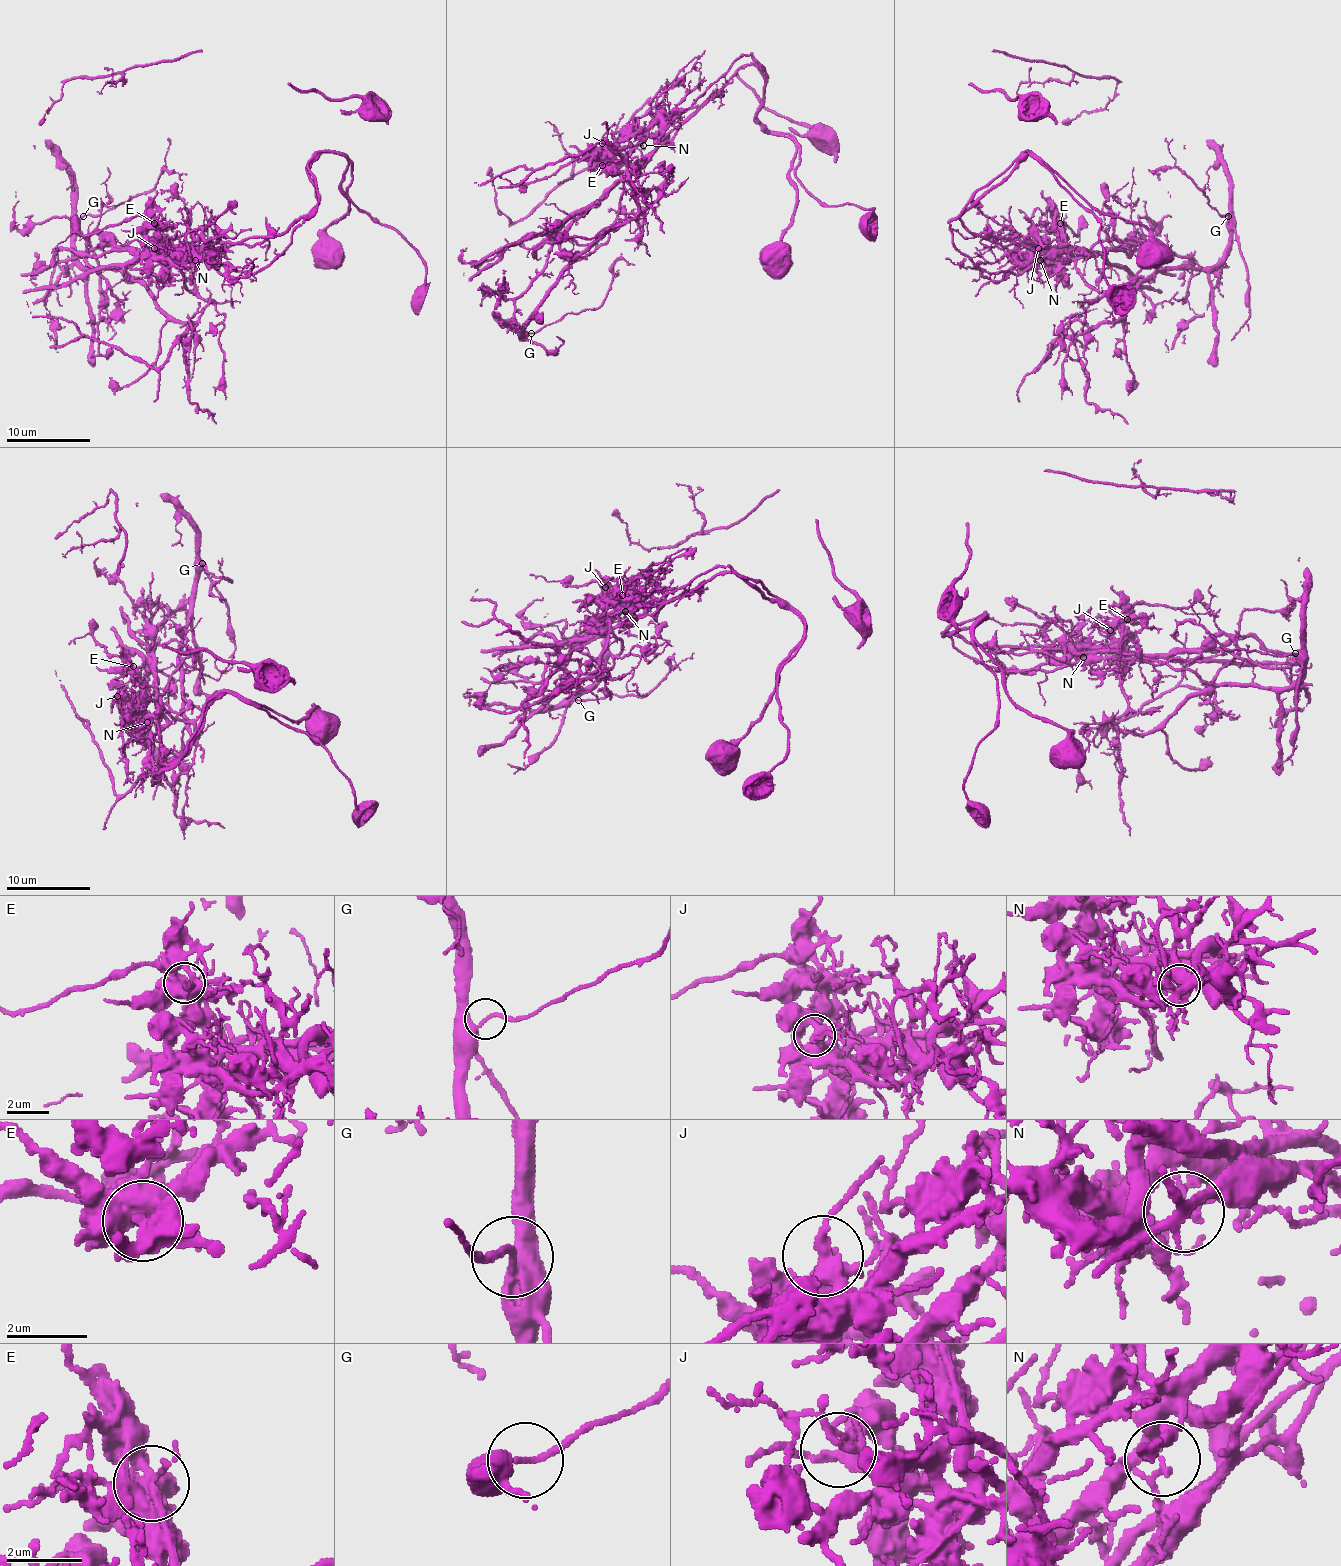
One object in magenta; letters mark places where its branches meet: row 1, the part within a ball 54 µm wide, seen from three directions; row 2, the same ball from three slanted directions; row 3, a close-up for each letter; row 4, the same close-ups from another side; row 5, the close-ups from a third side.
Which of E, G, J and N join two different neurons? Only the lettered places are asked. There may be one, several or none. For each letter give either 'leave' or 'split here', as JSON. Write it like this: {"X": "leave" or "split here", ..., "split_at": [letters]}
{"E": "split here", "G": "leave", "J": "leave", "N": "split here", "split_at": ["E", "N"]}

